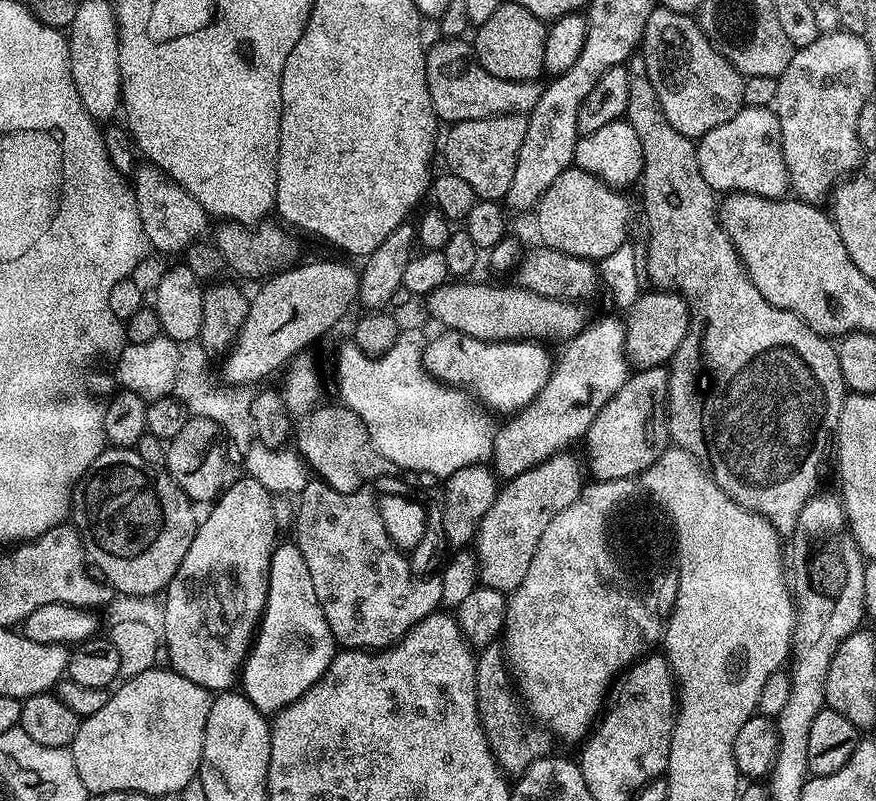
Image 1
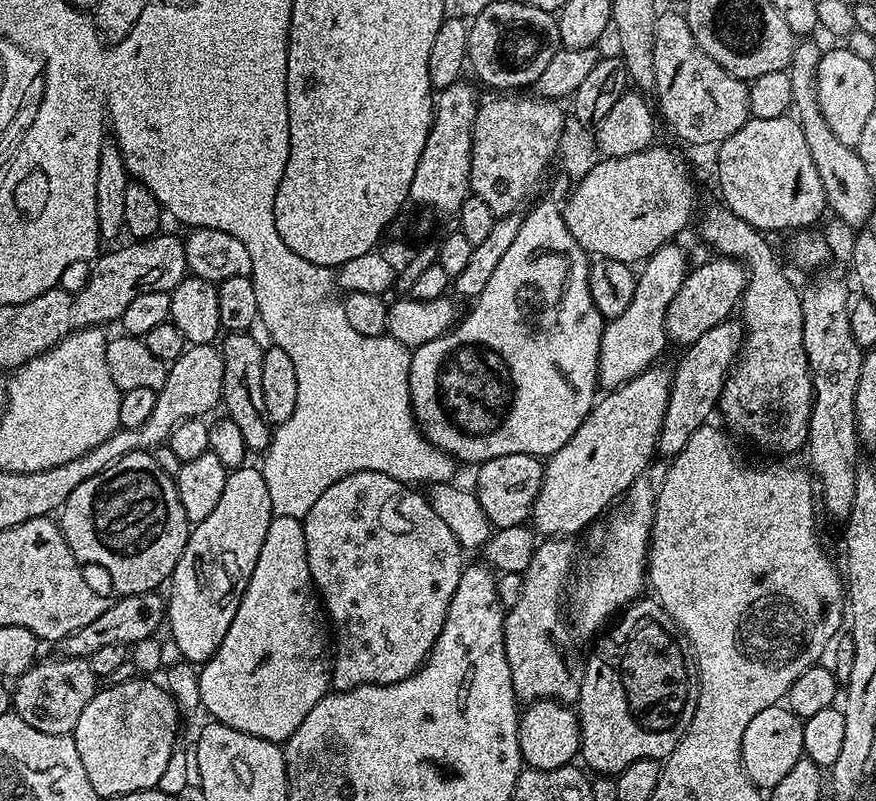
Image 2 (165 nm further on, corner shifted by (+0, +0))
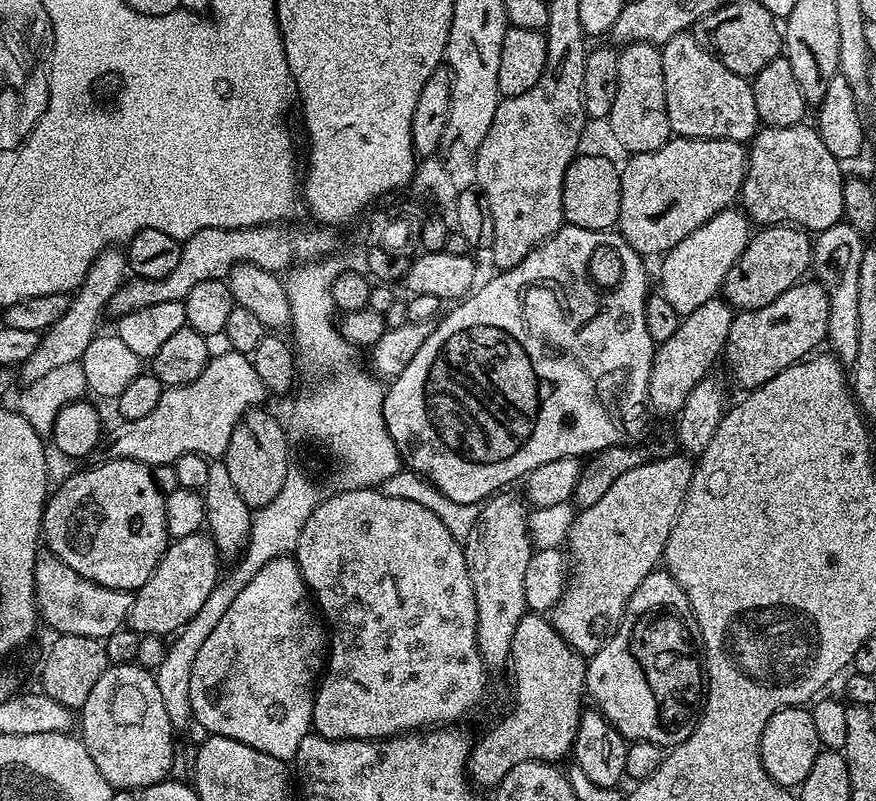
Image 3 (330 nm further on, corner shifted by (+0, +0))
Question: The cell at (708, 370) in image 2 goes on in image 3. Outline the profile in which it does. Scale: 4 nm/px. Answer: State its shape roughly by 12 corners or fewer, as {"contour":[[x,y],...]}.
{"contour":[[795,284],[737,311],[723,355],[744,390],[811,357],[828,294]]}

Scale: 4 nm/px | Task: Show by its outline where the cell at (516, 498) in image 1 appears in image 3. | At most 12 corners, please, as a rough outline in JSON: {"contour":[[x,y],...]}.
{"contour":[[713,298],[652,359],[650,408],[669,418],[721,359],[734,309]]}

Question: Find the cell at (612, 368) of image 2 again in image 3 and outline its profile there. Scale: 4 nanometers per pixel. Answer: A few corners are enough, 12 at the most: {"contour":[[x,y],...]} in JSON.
{"contour":[[732,206],[659,261],[659,291],[679,314],[723,289],[750,239]]}

